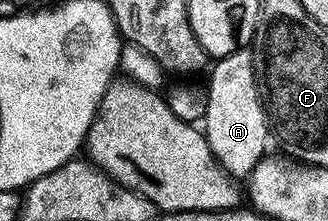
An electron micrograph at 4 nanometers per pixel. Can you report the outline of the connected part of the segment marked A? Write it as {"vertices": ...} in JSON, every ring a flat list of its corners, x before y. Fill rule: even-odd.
{"vertices":[[239,50,221,57,214,69,211,67,210,88,205,89,206,111,204,117,204,131,211,154,218,159,218,165,227,172,231,178,249,177,250,172,267,155,267,142,271,139,270,126,266,122,266,111,258,97,258,83,254,80,254,58,249,51]]}

